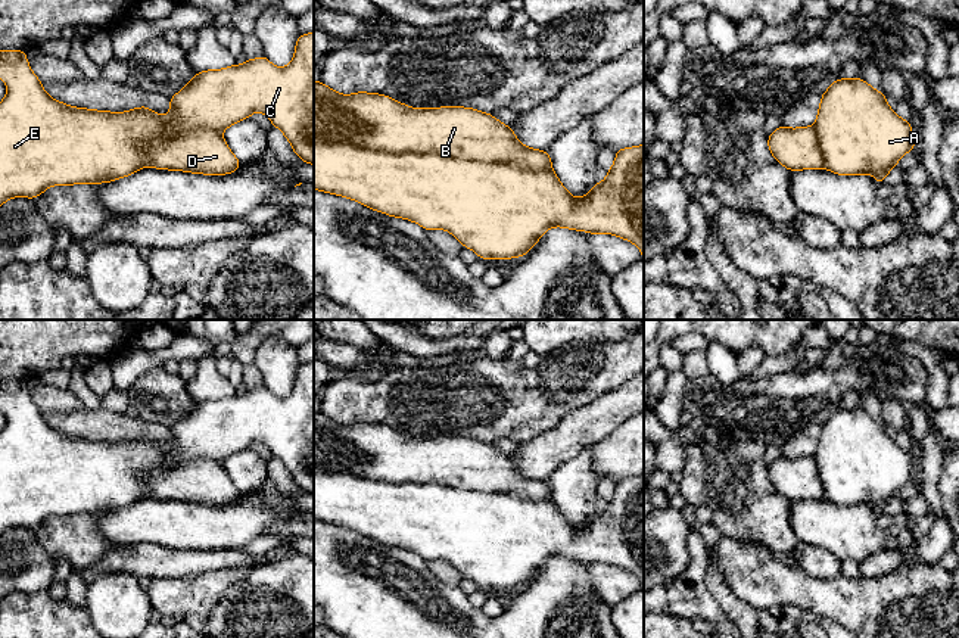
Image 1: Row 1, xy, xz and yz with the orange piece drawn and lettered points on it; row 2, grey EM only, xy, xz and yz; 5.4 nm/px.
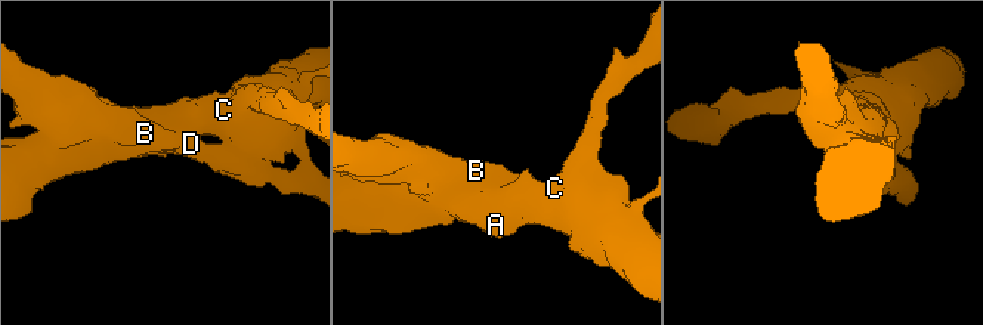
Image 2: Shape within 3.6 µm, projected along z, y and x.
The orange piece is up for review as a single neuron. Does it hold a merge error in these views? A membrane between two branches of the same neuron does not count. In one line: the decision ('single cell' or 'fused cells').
fused cells

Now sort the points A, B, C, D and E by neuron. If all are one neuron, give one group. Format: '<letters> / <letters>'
A C E / B D

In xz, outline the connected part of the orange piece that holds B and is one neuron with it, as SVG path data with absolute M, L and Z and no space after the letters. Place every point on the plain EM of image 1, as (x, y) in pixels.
M314 411L314 473L351 472L392 483L438 482L455 489L552 499L547 480L521 474L492 444L474 438L410 438L386 424L340 424Z

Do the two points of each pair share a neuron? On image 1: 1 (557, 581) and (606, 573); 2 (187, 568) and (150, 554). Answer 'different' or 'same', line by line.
1: different
2: same

